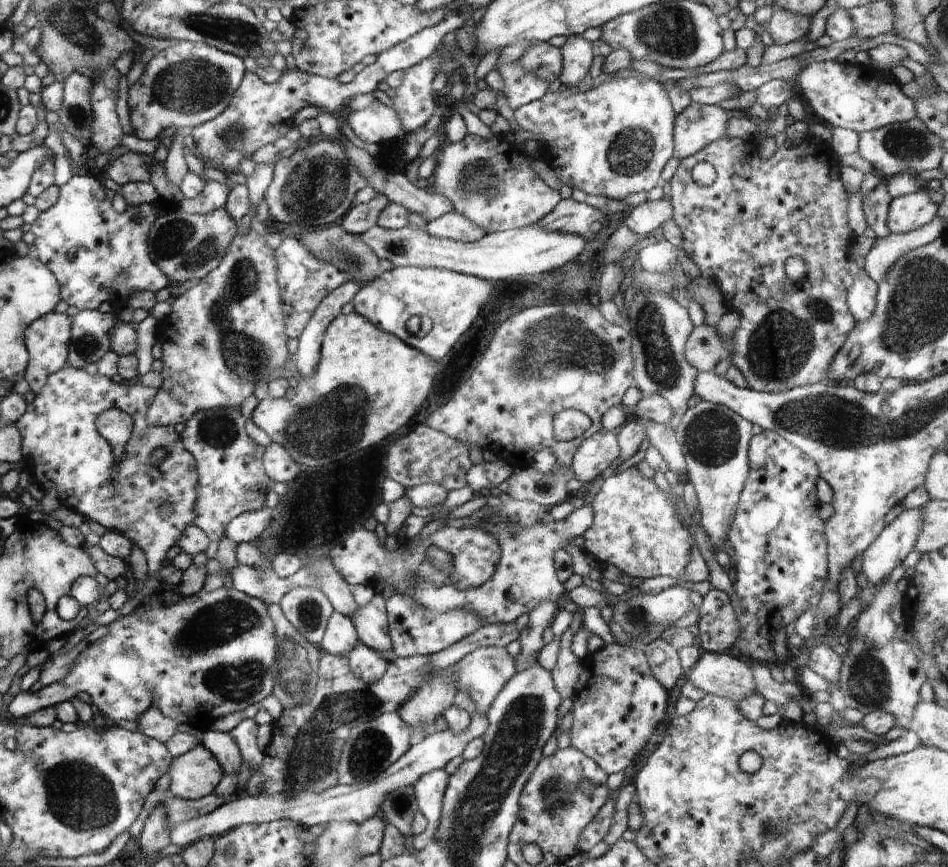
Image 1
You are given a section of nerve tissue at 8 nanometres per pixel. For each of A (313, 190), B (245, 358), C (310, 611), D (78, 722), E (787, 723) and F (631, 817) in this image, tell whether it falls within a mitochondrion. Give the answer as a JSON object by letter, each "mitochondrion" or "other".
{"A":"mitochondrion","B":"mitochondrion","C":"mitochondrion","D":"other","E":"other","F":"other"}

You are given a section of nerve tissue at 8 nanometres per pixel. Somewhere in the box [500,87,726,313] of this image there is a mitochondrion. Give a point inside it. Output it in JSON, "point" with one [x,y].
{"point":[630,152]}

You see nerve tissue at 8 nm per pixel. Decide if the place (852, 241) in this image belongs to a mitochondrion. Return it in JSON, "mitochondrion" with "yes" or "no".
{"mitochondrion":"no"}

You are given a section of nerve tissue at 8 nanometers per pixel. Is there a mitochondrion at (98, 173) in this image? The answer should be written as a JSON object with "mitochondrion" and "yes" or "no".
{"mitochondrion":"no"}

